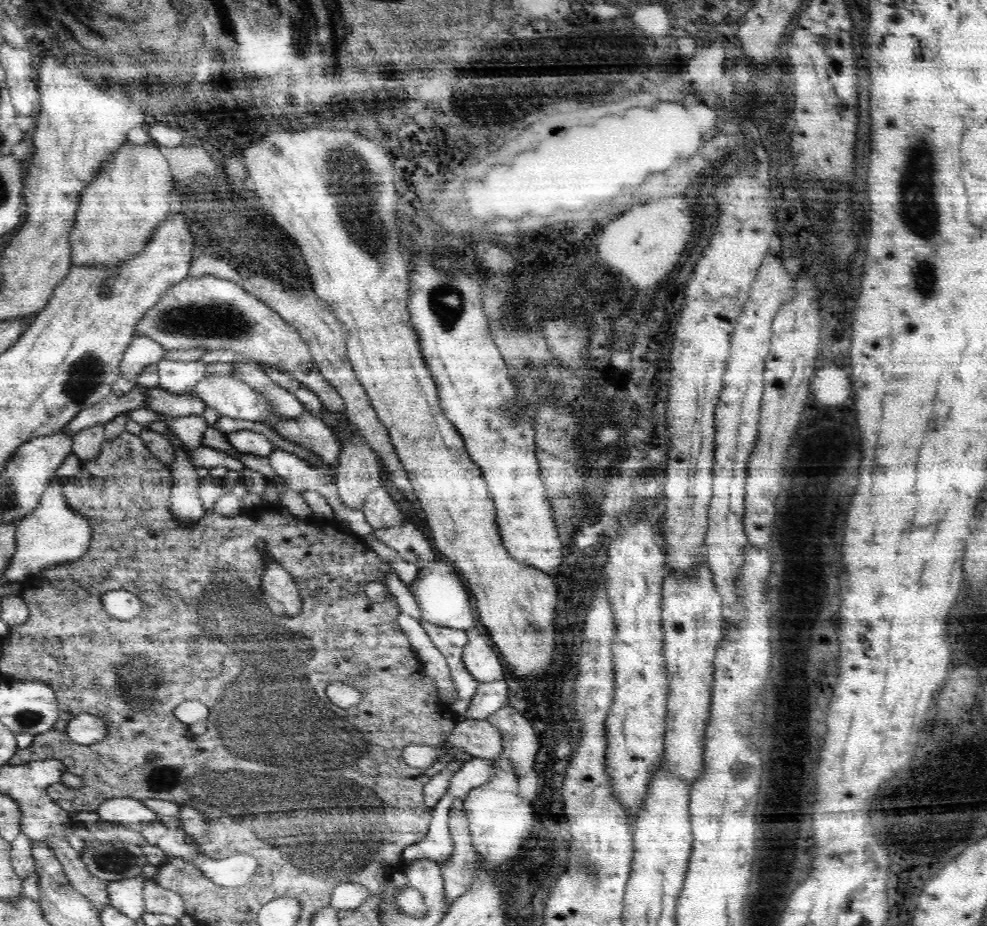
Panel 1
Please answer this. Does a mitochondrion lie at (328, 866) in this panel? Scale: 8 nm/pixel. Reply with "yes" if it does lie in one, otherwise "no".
yes

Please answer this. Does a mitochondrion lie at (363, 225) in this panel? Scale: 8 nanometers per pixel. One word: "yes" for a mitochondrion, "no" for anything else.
yes

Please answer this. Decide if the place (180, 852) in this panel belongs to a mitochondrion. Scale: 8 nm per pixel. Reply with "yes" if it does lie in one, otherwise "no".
no

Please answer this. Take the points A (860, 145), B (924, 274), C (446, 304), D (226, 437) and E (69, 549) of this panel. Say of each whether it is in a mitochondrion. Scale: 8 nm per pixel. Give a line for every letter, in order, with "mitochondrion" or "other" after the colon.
A: other
B: mitochondrion
C: mitochondrion
D: other
E: other

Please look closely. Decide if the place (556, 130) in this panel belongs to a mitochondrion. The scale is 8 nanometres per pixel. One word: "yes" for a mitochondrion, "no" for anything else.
no

